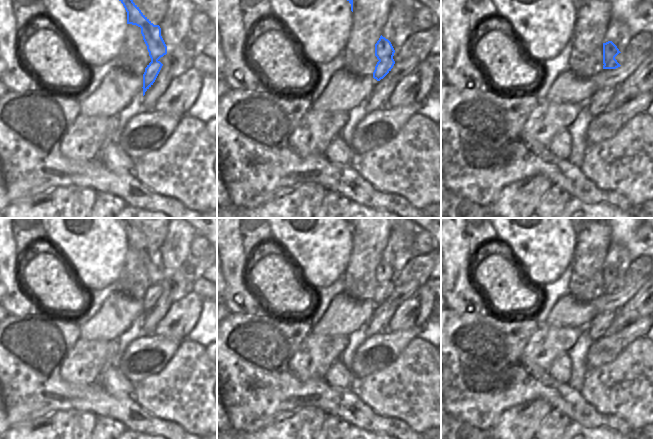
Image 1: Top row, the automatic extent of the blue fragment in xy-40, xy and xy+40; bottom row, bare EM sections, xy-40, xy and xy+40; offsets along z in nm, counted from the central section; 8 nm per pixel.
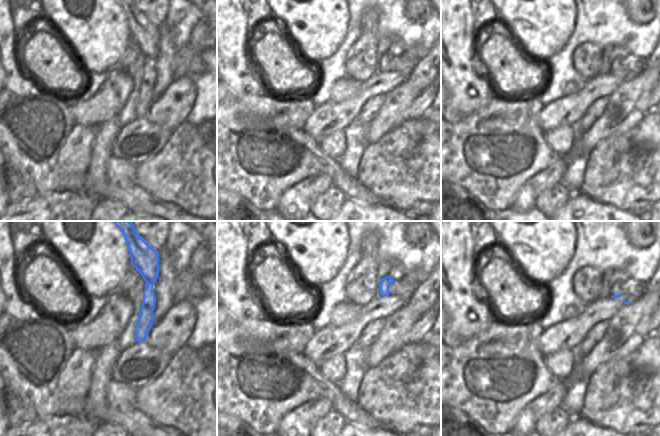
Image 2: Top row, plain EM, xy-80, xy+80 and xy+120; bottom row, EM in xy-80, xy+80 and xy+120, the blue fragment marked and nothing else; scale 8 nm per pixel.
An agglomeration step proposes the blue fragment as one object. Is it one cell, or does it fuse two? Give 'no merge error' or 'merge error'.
merge error

